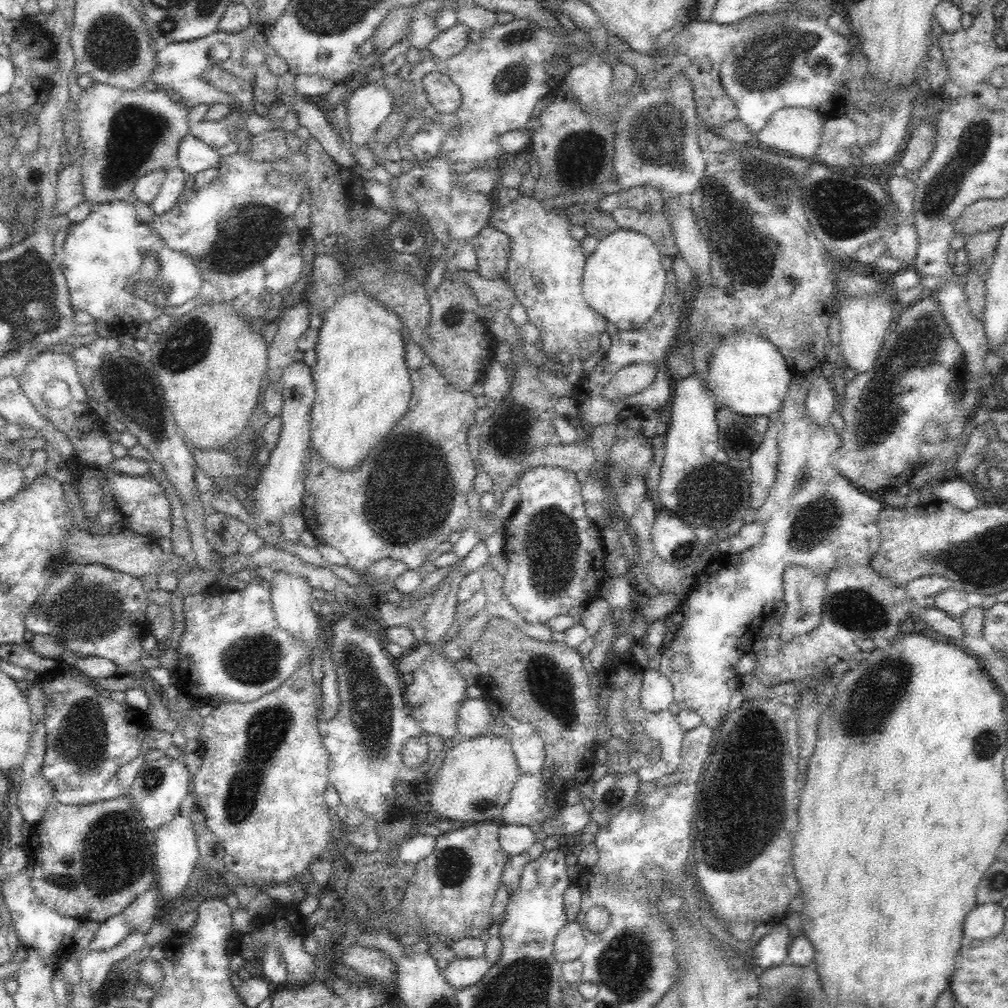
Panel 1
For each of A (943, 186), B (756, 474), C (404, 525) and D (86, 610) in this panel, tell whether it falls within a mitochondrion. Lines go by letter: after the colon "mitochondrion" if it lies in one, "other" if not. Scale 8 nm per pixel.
A: mitochondrion
B: other
C: mitochondrion
D: mitochondrion

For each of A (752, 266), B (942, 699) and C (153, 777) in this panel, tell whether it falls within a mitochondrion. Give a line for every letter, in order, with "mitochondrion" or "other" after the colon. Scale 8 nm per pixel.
A: mitochondrion
B: other
C: mitochondrion

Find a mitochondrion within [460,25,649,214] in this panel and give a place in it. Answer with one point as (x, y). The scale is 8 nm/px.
(580, 156)

